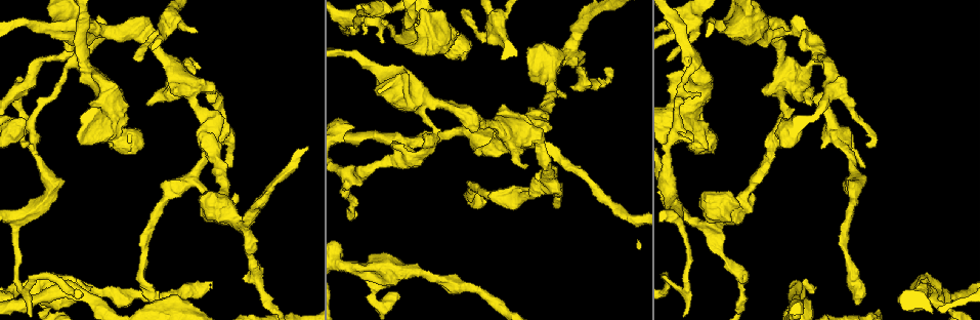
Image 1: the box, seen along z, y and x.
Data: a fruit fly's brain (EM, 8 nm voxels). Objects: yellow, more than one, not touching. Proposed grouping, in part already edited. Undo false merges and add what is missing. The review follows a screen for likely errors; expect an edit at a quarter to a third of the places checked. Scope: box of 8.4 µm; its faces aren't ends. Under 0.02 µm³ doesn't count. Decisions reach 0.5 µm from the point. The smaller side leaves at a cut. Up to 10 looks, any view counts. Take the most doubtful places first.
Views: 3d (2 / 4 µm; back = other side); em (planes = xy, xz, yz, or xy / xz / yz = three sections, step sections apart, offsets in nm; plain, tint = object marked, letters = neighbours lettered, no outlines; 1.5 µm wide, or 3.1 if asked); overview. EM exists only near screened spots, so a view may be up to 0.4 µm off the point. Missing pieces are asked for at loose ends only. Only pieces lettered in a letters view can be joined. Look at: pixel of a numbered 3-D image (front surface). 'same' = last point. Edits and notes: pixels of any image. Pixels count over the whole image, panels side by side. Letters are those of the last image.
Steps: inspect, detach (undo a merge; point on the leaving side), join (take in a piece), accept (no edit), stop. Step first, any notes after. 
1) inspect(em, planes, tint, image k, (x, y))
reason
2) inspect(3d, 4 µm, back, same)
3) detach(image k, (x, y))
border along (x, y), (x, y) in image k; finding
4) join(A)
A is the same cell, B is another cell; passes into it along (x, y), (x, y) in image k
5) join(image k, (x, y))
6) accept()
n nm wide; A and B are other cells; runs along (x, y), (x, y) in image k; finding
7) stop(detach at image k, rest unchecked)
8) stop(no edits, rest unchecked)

inspect(em, 3.1 µm, planes, letters, image 1, (814, 287))
branch stops here

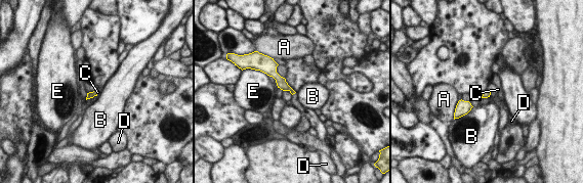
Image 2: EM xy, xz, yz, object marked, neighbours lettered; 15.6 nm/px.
join(C)
C is the same cell, A, B, D and E are other cells; passes into it along (281, 83), (293, 93), (294, 100) in image 2; it goes on there

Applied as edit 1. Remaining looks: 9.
inspect(overview)
see it whole again

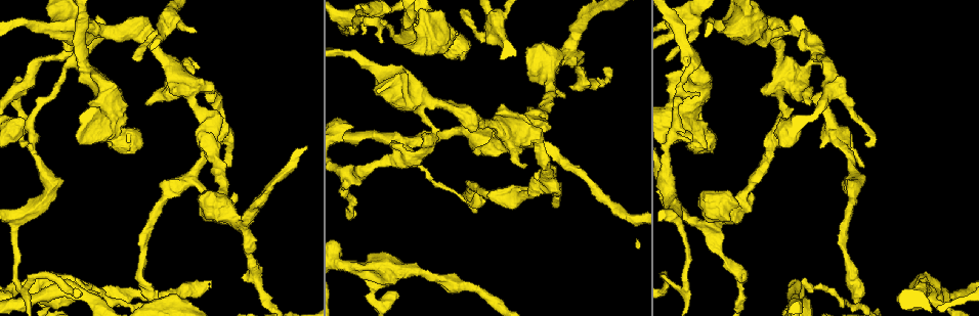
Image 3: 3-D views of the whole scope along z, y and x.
inspect(em, yz, step 8, plain, image 3, (867, 143))
thin end

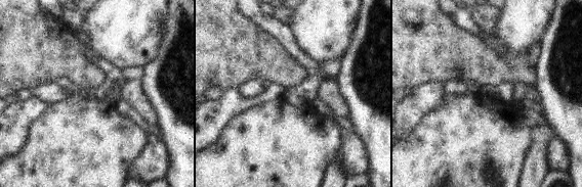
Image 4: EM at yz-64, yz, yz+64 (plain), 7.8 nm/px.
inspect(em, yz, step 8, letters, same)

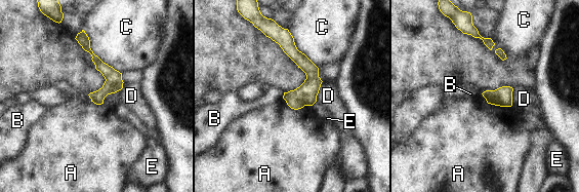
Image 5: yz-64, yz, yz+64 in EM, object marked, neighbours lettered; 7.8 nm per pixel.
accept()
110 nm wide; A, B, C, D and E are other cells; runs along (287, 35), (311, 70), (298, 106) in image 5; none of them fits

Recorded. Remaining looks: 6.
inspect(em, xz, step 8, tint, image 3, (787, 32))
a narrow waist

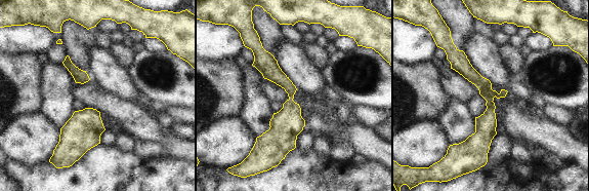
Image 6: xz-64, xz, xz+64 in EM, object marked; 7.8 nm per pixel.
inspect(em, planes, letters, same)

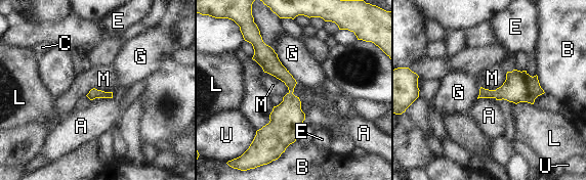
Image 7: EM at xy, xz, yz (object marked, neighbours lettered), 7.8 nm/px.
accept()
G touches over 320 nm; A, B, C, E, G, L, M and U are other cells; border along (264, 72), (280, 79), (289, 92) in image 7; one cell here

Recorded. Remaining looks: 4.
stop(join at image 2, rest unchecked)

